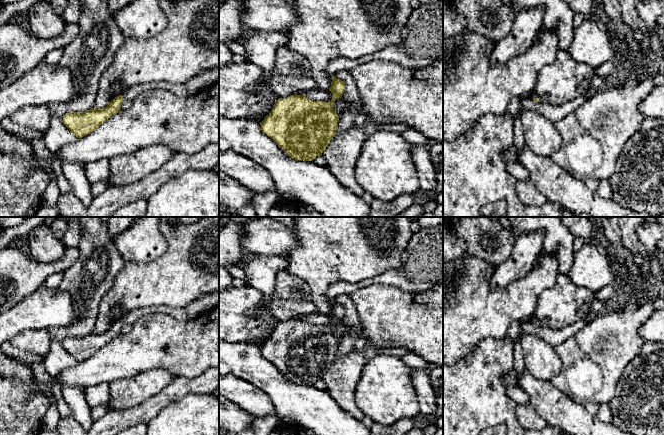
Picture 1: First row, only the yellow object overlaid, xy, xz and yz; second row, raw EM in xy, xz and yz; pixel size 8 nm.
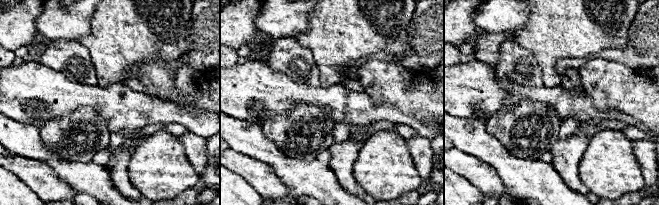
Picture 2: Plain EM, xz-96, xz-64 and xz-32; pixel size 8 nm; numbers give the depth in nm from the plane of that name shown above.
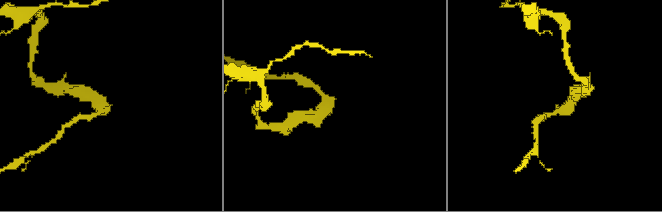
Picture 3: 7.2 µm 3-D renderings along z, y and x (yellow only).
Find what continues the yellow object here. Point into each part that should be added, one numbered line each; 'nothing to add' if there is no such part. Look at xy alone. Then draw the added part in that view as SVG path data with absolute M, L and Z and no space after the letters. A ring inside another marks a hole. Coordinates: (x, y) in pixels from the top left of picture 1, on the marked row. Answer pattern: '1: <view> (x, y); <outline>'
1: xy (204, 79); M219 67L214 69L208 69L201 72L185 83L173 84L168 82L158 82L149 84L140 84L127 89L123 94L125 100L133 101L141 93L150 89L164 89L168 90L179 97L187 97L193 95L200 90L211 86L219 81Z

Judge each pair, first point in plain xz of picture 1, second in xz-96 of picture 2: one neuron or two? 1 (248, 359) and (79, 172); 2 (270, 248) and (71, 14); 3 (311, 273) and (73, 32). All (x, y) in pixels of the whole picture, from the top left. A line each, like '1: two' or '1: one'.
1: one
2: one
3: two

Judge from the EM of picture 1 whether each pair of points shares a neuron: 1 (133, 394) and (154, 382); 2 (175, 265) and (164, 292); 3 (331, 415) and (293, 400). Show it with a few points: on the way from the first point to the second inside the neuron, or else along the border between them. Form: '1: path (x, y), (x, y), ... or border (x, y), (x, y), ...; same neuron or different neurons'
1: path (138, 389), (149, 383); same neuron
2: path (175, 272), (175, 275), (165, 285); same neuron
3: path (322, 415), (313, 408), (302, 405); same neuron

